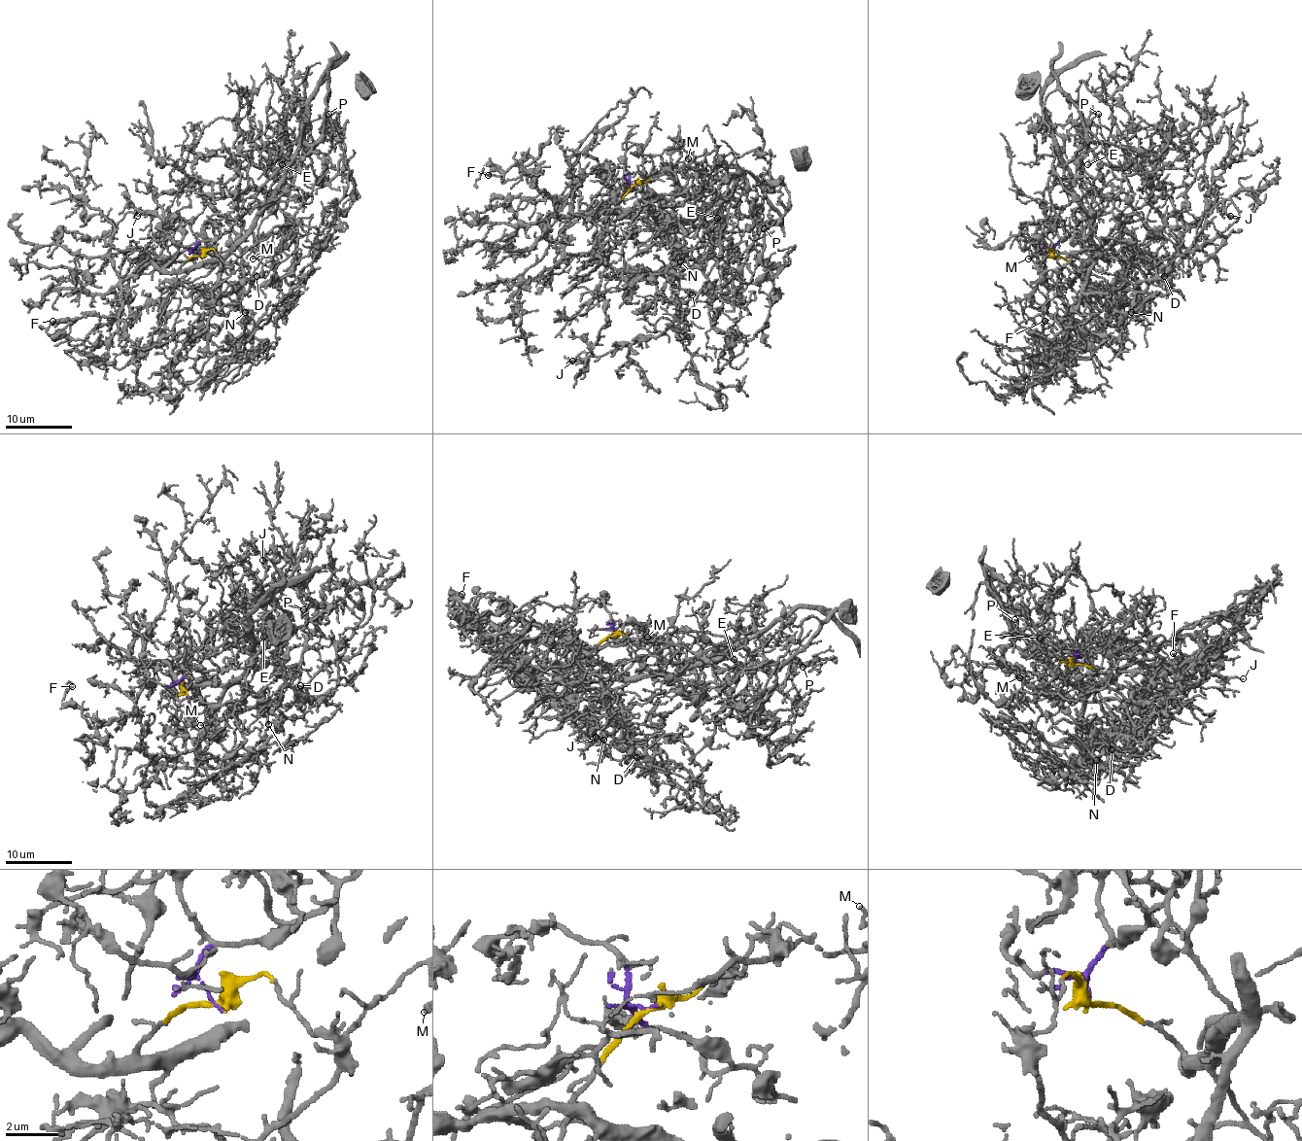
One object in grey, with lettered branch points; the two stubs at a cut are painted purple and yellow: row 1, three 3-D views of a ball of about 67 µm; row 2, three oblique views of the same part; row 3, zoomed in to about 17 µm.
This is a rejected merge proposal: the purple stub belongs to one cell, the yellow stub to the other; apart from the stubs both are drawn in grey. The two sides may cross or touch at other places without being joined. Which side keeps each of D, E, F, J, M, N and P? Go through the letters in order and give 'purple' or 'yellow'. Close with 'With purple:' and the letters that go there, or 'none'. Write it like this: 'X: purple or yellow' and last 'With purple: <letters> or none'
D: yellow
E: purple
F: yellow
J: yellow
M: purple
N: yellow
P: purple
With purple: E, M, P

